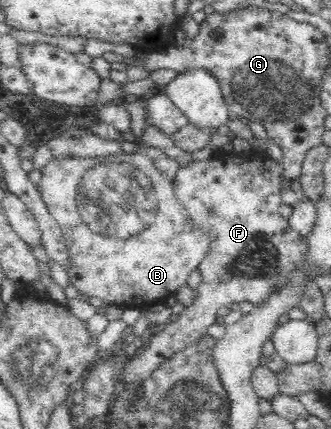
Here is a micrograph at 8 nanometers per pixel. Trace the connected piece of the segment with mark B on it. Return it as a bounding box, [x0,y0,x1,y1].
[37,151,210,308]

